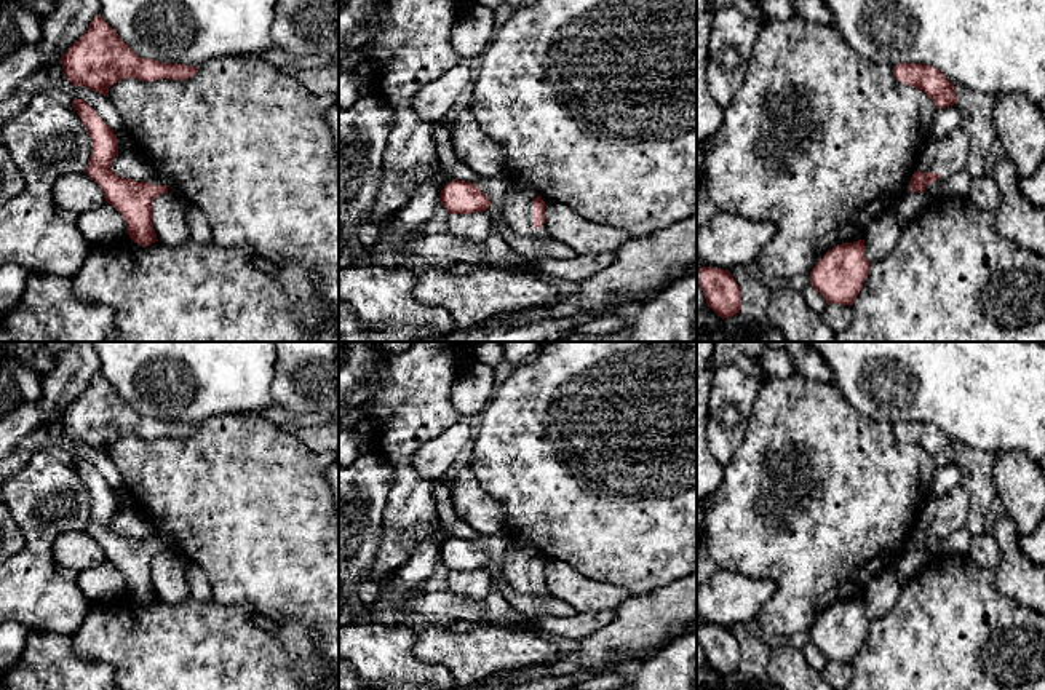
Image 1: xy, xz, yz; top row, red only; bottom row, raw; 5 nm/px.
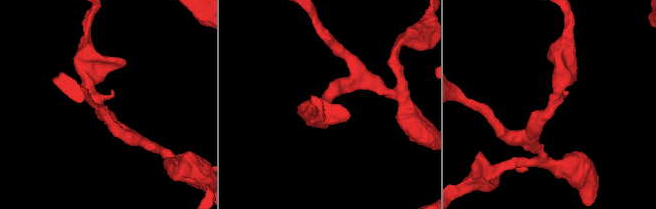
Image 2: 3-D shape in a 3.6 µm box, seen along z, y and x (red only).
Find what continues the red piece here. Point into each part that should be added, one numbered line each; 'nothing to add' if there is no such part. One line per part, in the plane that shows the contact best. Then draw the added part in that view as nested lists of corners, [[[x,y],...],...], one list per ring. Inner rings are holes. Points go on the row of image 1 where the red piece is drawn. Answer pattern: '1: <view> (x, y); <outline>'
1: xz (516, 208); [[[510,185],[499,204],[500,216],[511,230],[522,236],[554,240],[545,224],[538,230],[534,228],[535,196],[530,188]]]

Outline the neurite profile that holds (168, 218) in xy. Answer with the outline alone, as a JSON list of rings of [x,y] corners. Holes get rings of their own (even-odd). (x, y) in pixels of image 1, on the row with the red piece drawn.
[[[171,193],[153,200],[152,224],[157,240],[163,244],[182,244],[192,240],[182,204]]]

